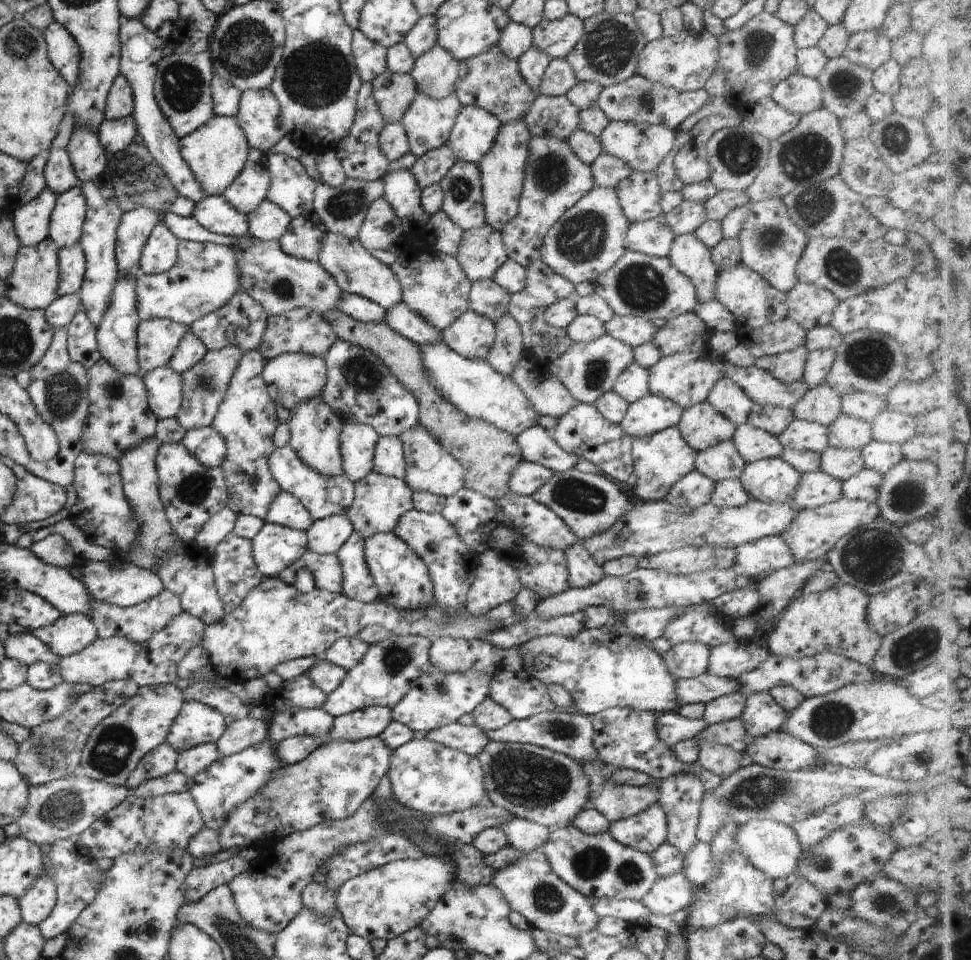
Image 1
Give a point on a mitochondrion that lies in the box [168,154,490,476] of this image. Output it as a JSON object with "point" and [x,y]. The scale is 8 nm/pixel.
{"point":[361,374]}

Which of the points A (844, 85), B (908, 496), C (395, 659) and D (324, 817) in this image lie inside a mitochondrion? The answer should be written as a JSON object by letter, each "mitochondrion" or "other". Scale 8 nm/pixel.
{"A":"mitochondrion","B":"mitochondrion","C":"mitochondrion","D":"other"}

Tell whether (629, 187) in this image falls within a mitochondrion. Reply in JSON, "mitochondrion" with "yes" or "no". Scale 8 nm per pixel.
{"mitochondrion":"no"}

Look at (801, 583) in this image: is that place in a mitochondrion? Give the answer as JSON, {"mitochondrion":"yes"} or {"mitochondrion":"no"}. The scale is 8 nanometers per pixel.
{"mitochondrion":"no"}

